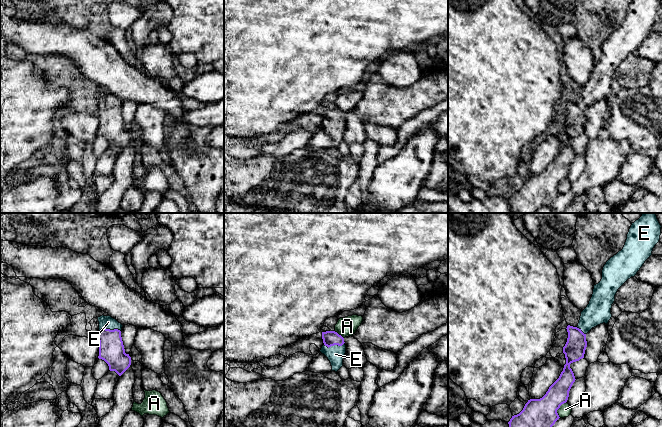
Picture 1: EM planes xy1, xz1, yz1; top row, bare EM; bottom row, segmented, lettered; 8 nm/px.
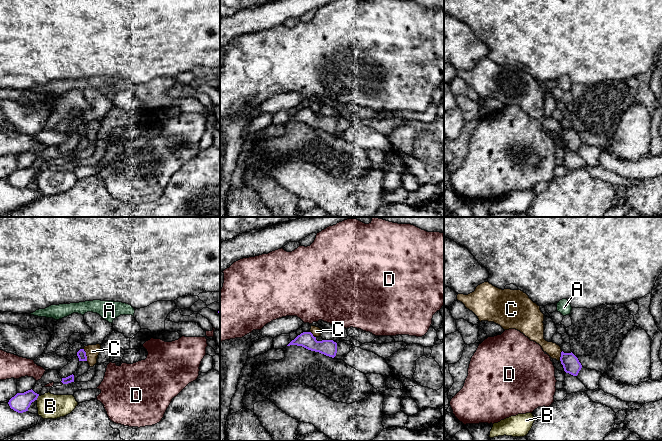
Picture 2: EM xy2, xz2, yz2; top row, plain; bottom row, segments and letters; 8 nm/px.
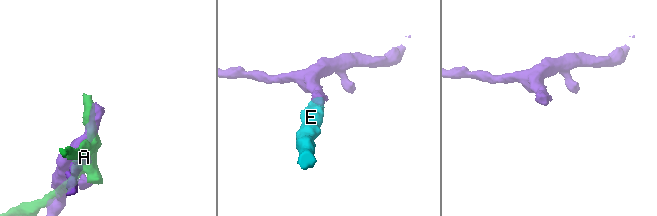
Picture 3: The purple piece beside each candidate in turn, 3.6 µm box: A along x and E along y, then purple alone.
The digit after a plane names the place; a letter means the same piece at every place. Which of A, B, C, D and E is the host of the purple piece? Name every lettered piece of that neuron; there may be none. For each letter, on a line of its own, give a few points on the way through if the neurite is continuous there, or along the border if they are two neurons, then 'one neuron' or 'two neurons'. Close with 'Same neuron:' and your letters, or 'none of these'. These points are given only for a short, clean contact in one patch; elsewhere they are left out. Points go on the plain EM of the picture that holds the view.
A: two neurons
B: two neurons
C: border xy2 (83, 124), (87, 136); two neurons
D: two neurons
E: way xy1 (111, 125), (109, 105), (108, 98); one neuron
Same neuron: E

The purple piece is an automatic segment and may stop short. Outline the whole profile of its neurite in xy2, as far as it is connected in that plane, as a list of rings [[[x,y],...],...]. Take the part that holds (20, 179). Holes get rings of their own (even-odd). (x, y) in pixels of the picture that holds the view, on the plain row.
[[[32,165],[24,169],[17,169],[12,173],[8,180],[11,185],[18,189],[23,189],[28,187],[31,179],[37,176],[39,170],[35,169]]]

